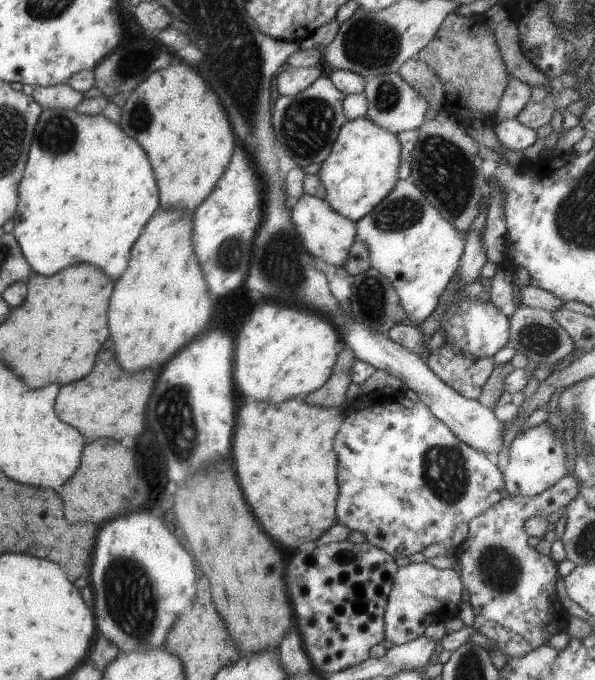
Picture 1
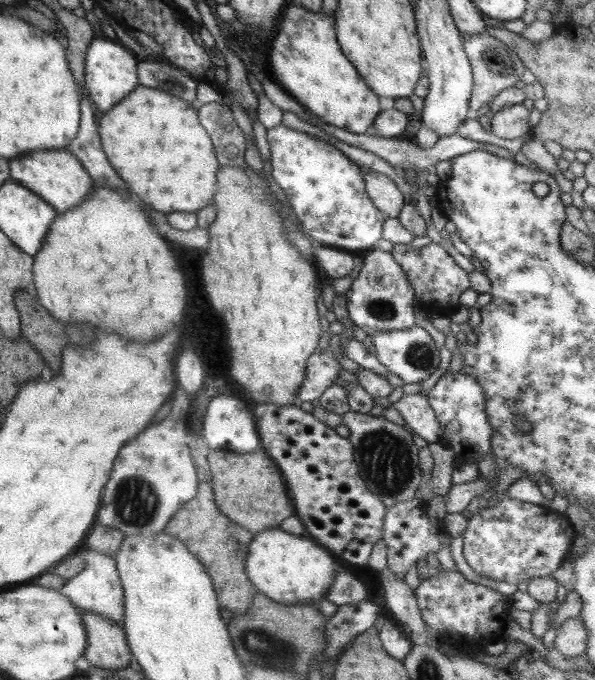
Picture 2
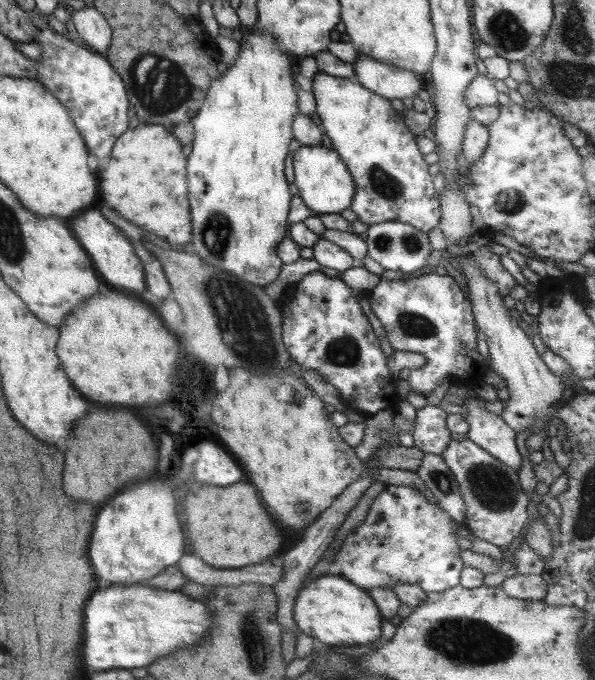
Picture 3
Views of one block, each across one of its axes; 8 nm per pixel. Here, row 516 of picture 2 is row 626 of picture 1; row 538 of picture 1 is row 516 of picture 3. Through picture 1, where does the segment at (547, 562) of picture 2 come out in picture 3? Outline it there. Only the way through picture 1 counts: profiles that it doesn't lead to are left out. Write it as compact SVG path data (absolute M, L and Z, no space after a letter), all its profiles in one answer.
M467 438L461 442L449 441L440 457L452 472L465 505L465 518L461 523L473 536L493 546L508 545L519 534L528 517L527 496L519 485L517 471L500 463Z

